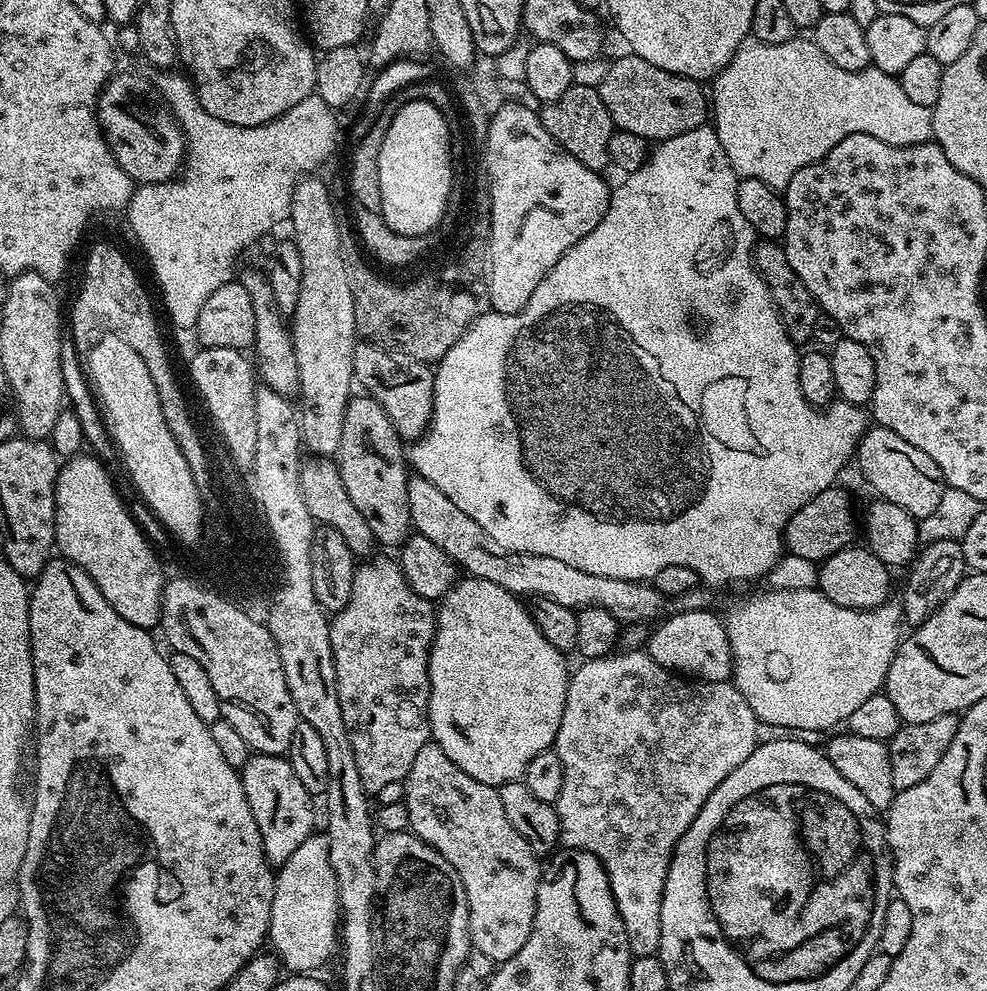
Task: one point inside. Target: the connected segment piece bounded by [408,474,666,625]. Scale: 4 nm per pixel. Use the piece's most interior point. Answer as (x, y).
(433, 515)

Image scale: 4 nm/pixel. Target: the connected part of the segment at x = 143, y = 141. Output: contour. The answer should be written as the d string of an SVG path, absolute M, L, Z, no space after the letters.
M117 71L100 92L100 98L96 102L96 119L100 122L100 131L104 133L118 166L122 166L122 170L126 170L126 174L130 174L134 182L162 184L177 175L186 156L186 141L179 120L168 109L168 103L160 97L160 92L151 79L143 80L132 72Z

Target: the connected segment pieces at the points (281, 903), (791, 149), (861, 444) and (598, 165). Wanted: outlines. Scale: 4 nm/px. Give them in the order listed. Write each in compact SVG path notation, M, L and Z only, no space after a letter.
M313 834L286 858L286 862L279 865L275 873L274 906L270 910L270 926L268 927L267 943L272 944L271 951L276 960L292 974L312 974L332 956L332 951L338 948L338 921L341 919L338 886L334 878L334 870L330 866L328 853L328 837L324 834Z
M797 38L781 44L764 44L761 40L749 39L741 44L734 54L734 58L730 58L728 65L714 77L712 86L713 88L710 88L710 116L713 121L716 119L714 127L718 134L718 142L722 142L722 150L726 150L726 158L730 162L730 166L735 170L737 177L745 180L761 180L766 182L766 186L777 190L784 189L790 182L790 178L794 178L794 174L798 174L798 170L802 170L802 166L817 164L835 144L842 142L842 138L846 138L850 134L870 134L874 138L878 138L882 142L890 142L894 146L926 144L933 139L932 109L910 102L910 97L903 92L897 77L871 66L862 69L861 72L842 70L842 66L834 66L834 62L830 62L830 58L826 58L826 54L822 54L822 50L818 50L815 40L811 38L805 38L805 40Z
M872 426L860 437L854 453L855 463L860 463L860 472L864 475L864 480L876 491L875 495L886 502L894 502L894 506L902 506L906 514L910 514L917 522L924 520L934 510L940 508L942 494L946 487L942 470L938 470L938 462L930 458L930 454L922 454L918 446L910 446L906 438L898 438L894 430L886 430L879 426Z
M573 83L556 101L545 103L538 115L550 138L554 138L569 154L578 158L582 166L599 173L605 171L604 167L609 167L608 147L614 125L600 97L599 87Z

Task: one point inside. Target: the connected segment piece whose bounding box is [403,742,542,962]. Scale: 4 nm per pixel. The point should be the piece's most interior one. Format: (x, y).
(465, 820)

